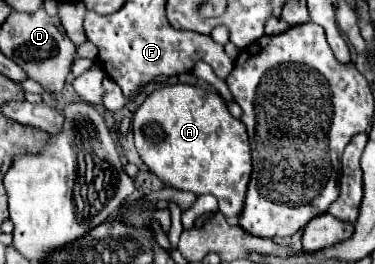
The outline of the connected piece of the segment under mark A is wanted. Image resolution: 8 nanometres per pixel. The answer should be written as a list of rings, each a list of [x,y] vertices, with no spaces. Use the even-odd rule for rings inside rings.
[[[164,85],[152,91],[144,103],[136,109],[132,119],[132,131],[134,131],[134,143],[138,149],[140,159],[146,163],[146,167],[168,187],[190,191],[194,195],[210,193],[218,199],[220,213],[224,217],[240,217],[248,181],[252,173],[252,159],[250,159],[250,141],[246,127],[240,119],[234,119],[224,99],[216,91],[206,91],[194,85]]]

